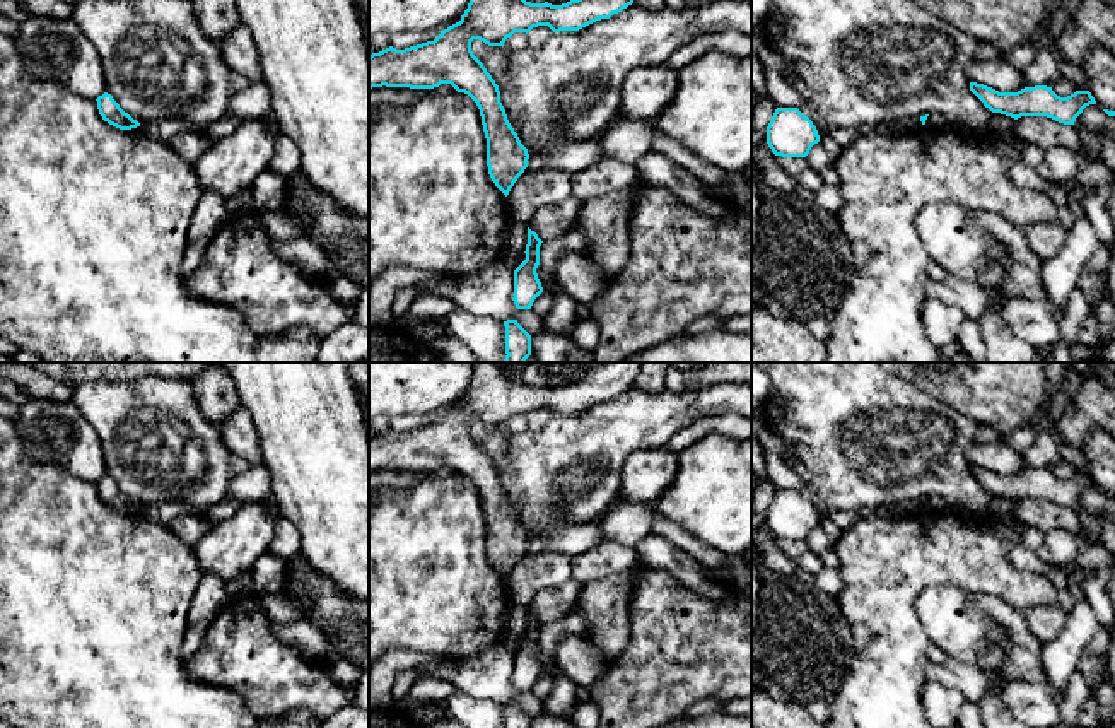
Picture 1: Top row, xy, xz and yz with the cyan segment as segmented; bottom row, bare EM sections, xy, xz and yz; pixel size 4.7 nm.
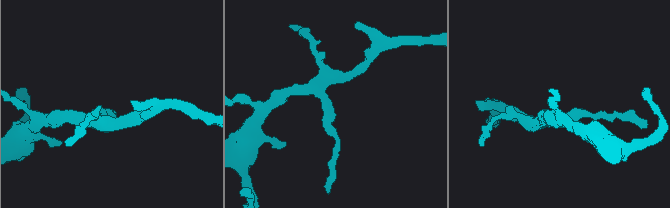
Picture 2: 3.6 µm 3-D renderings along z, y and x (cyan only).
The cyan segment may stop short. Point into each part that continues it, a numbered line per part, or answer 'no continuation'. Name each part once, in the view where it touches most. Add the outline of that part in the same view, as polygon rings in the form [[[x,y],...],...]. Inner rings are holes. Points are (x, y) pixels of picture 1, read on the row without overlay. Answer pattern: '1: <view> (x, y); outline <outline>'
no continuation

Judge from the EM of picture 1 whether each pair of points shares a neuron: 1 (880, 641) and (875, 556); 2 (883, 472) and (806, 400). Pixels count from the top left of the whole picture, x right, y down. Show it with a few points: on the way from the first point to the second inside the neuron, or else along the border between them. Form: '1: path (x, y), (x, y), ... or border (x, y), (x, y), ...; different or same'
1: path (881, 621), (880, 576); same
2: path (864, 453), (825, 414); same

